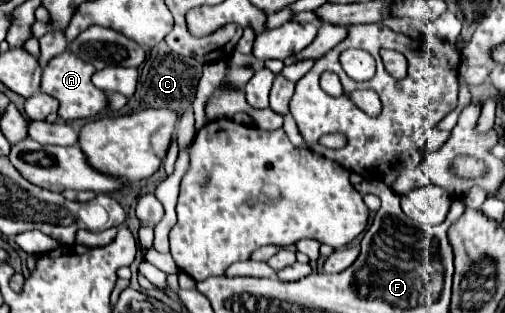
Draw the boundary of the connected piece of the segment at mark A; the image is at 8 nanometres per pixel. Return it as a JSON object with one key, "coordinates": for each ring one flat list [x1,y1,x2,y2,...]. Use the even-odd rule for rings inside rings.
{"coordinates":[[68,49,64,53,56,55,54,59,50,59,48,65,44,67,44,73,42,73,42,91,48,93,48,95,54,95,58,99,59,109,57,113,64,121,96,117,98,113,102,113,108,107,106,93,92,85,94,71,96,69,92,67,92,63,84,63,78,55,74,55]]}

